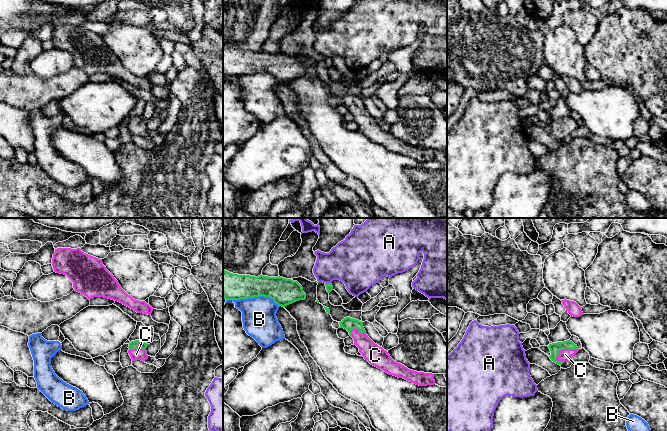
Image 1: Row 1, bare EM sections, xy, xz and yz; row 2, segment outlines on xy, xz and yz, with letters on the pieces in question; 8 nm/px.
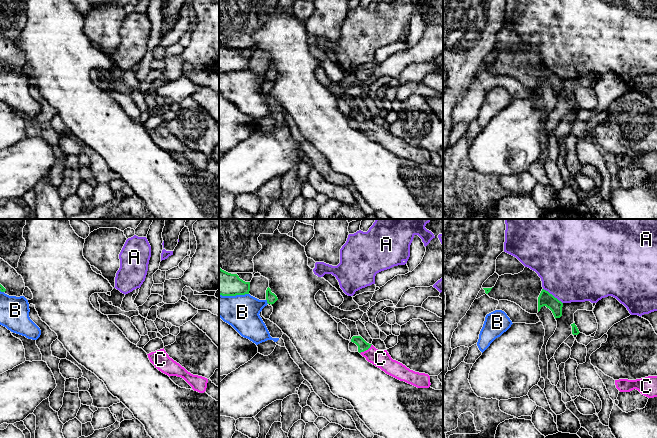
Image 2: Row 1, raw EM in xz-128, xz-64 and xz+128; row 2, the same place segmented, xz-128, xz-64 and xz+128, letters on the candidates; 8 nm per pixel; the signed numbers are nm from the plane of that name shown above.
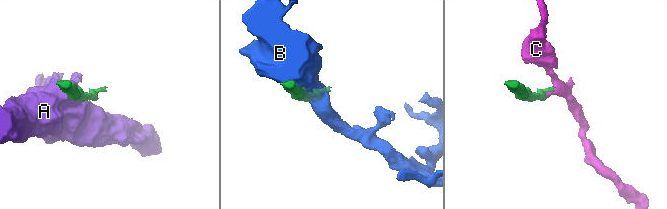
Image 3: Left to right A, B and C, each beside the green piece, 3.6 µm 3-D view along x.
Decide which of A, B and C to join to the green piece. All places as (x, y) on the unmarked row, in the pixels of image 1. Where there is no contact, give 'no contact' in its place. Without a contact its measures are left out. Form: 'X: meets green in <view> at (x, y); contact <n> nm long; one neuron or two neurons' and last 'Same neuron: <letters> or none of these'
A: meets green in xz at (328, 59); contact 50 nm long; two neurons
B: meets green in xz at (253, 73); contact 440 nm long; two neurons
C: meets green in yz at (564, 124); contact 200 nm long; one neuron
Same neuron: C

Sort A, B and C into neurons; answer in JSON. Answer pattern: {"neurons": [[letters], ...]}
{"neurons": [["A"], ["B"], ["C"]]}

